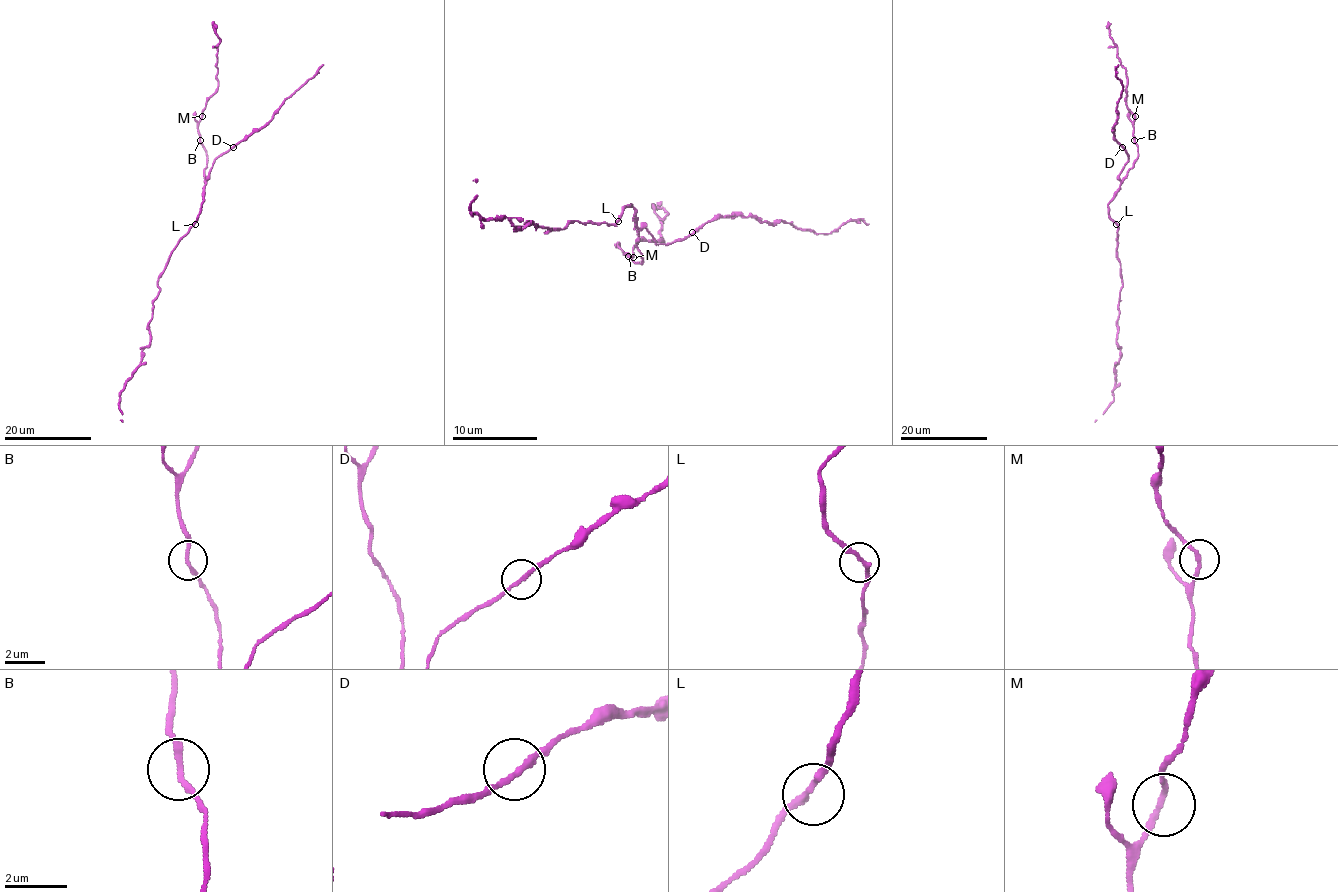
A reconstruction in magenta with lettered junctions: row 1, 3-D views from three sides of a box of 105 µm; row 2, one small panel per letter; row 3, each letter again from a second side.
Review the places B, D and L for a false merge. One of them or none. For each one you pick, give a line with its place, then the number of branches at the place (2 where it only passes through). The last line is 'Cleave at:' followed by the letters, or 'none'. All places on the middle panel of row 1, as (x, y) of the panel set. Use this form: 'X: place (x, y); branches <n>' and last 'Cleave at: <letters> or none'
Cleave at: none

